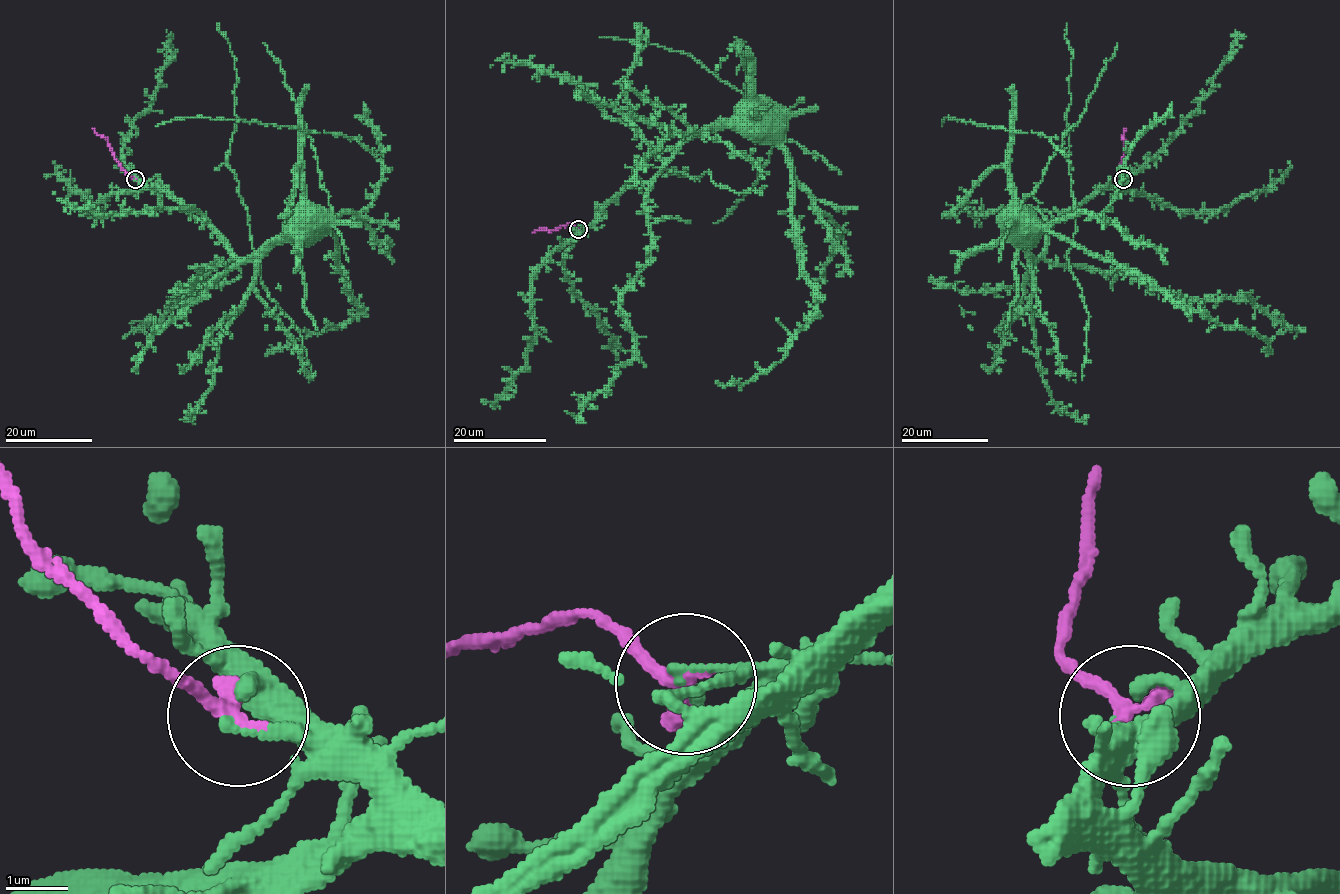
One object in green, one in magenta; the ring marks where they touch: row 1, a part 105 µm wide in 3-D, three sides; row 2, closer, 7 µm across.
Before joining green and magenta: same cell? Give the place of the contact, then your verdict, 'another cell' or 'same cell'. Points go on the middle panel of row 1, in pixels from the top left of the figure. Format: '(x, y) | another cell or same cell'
(578, 229) | another cell

